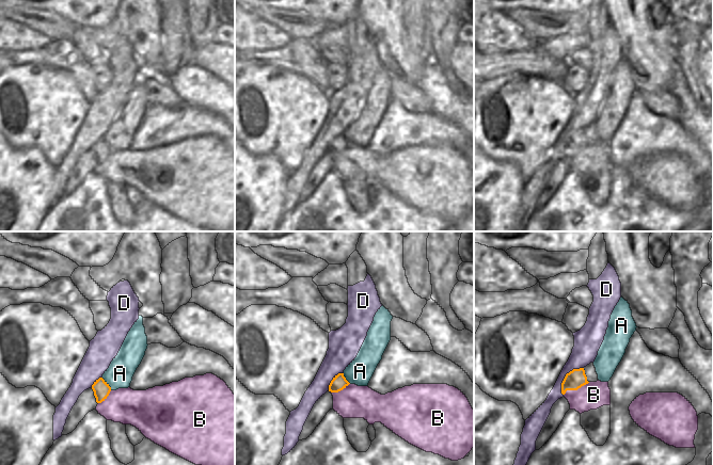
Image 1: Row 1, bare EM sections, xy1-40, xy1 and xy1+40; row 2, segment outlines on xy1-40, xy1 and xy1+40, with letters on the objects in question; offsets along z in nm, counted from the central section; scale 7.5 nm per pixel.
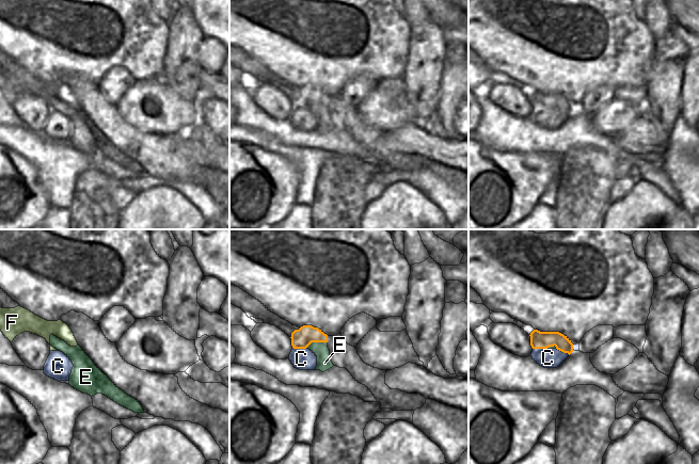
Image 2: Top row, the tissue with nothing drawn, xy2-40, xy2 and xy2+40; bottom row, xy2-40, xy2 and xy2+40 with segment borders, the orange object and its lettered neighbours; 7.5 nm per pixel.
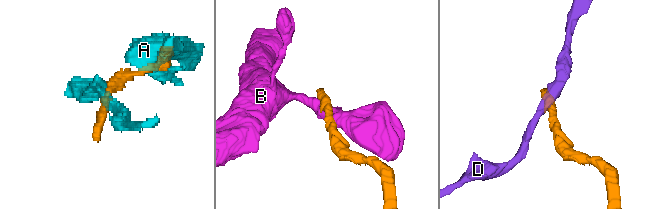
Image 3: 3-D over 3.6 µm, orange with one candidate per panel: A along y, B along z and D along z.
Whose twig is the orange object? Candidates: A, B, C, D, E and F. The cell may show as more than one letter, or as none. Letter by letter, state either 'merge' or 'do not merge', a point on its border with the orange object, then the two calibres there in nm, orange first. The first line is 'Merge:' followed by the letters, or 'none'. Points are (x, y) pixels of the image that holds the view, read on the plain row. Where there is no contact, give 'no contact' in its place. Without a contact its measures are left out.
Merge: E
A: do not merge | xy1-40 (107, 145) | 120/200 nm
B: do not merge | xy1+40 (575, 150) | 140/200 nm
C: do not merge | xy2+40 (540, 109) | 130/140 nm
D: do not merge | xy1+40 (565, 138) | 140/190 nm
E: merge | xy2 (316, 102) | 150/110 nm
F: do not merge | no contact

